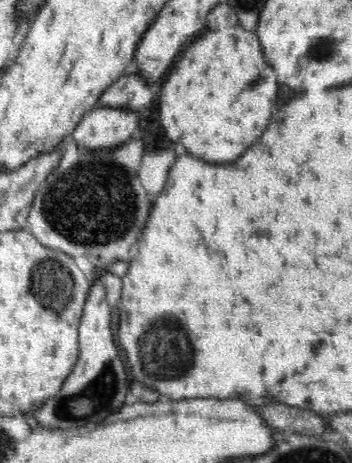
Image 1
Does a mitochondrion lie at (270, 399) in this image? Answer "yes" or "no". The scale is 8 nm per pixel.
no

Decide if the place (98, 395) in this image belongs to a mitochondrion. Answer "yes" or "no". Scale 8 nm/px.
yes

